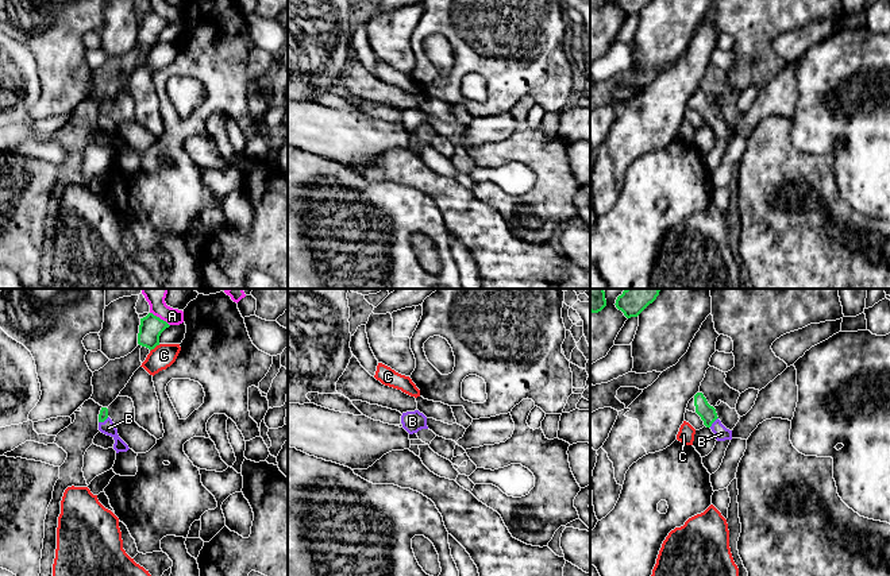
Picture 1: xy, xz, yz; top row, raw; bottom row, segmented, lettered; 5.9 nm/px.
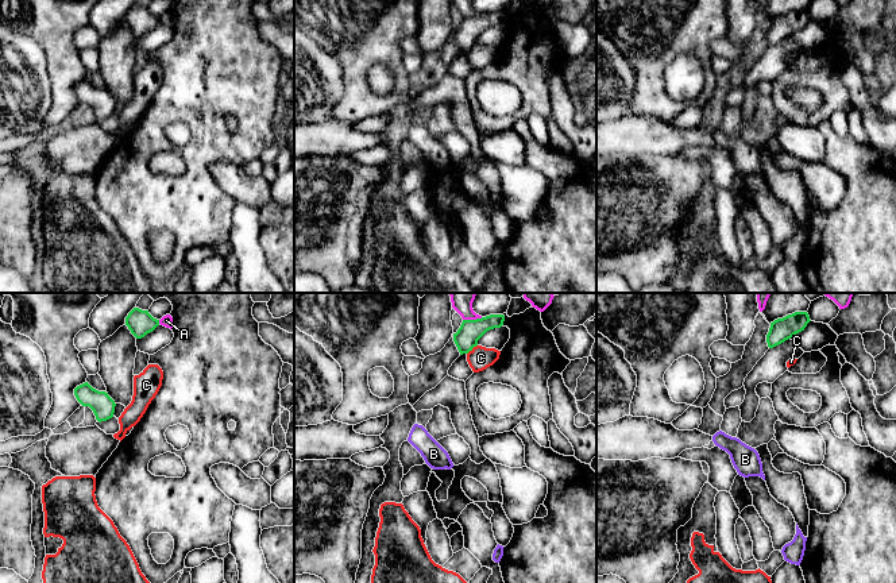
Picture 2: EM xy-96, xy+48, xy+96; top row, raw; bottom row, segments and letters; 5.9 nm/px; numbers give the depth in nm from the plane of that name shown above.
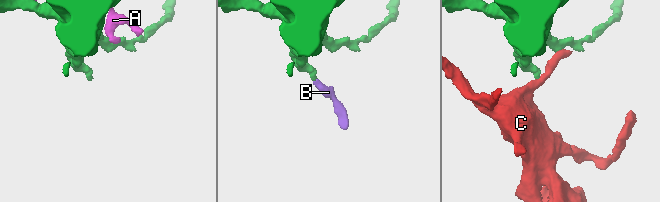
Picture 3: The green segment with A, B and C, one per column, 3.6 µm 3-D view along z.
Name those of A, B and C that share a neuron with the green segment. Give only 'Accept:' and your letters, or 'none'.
Accept: B

